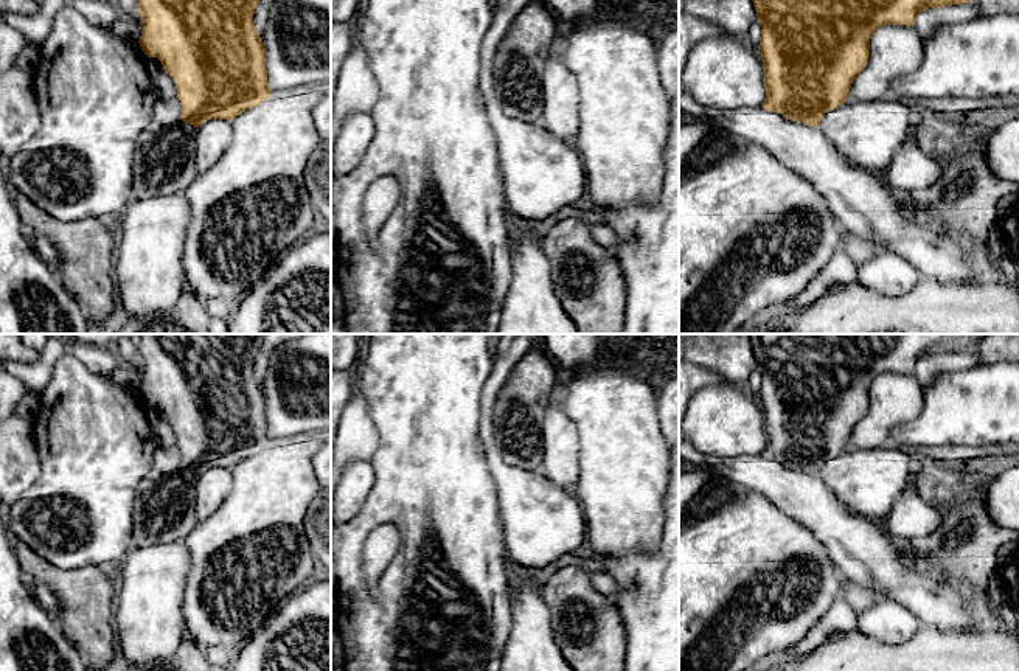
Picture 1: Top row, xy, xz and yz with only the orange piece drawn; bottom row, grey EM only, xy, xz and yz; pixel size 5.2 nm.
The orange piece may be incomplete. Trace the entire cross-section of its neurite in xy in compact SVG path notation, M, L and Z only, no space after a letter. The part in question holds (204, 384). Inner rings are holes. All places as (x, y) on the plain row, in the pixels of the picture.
M140 334L138 363L143 368L140 395L157 405L174 427L182 452L180 468L141 486L134 508L134 547L183 541L197 525L194 488L199 474L213 466L231 469L270 446L266 396L253 362L263 334Z

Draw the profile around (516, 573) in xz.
M508 561L508 581L511 586L511 590L517 590L527 579L527 568L519 565L514 561Z

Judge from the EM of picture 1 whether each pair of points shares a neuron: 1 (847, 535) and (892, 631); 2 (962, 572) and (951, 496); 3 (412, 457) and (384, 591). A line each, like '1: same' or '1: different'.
1: different
2: same
3: same

